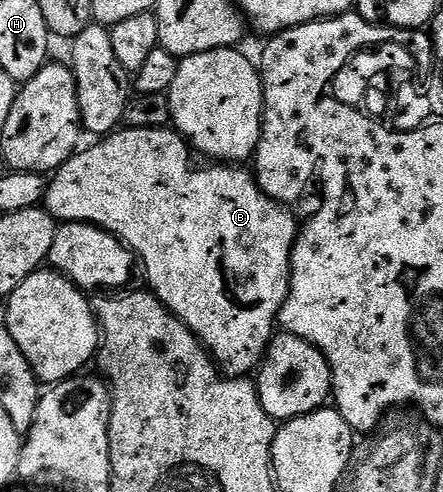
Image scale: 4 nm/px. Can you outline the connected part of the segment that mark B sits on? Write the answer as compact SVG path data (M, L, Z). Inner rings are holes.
M120 128L97 142L97 146L73 154L51 175L43 209L57 223L90 222L116 235L129 246L143 269L148 269L151 293L194 332L217 367L230 378L251 375L251 370L253 373L264 361L288 295L292 245L298 233L298 221L288 211L291 209L265 196L255 177L244 168L212 164L209 170L192 170L190 147L175 129Z

